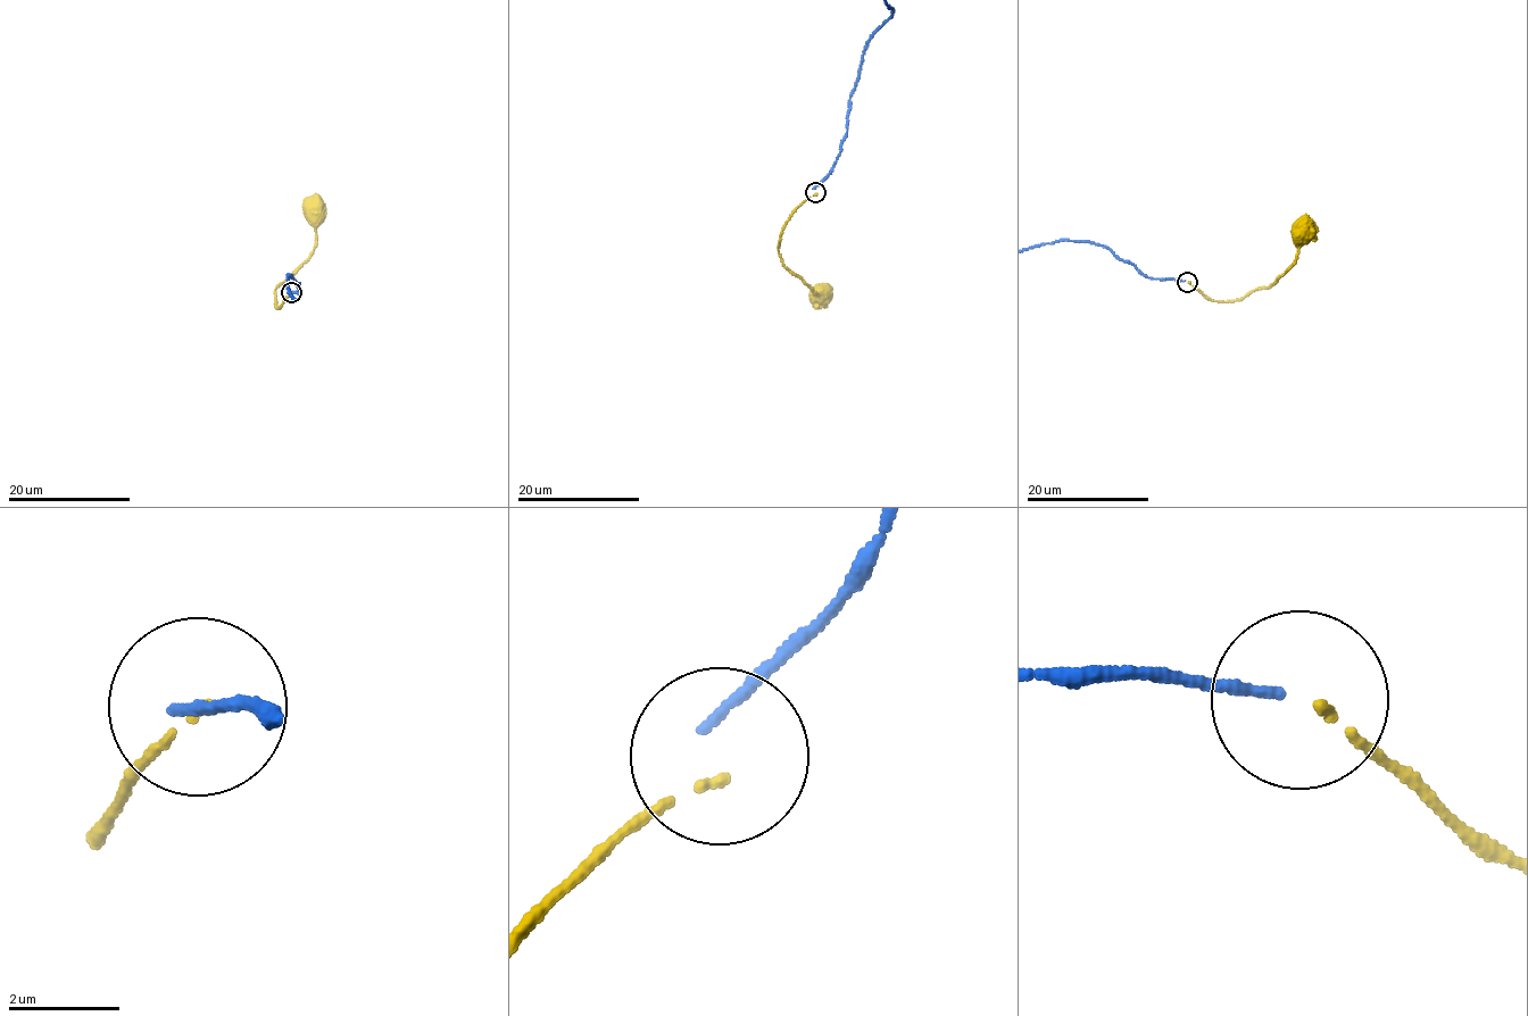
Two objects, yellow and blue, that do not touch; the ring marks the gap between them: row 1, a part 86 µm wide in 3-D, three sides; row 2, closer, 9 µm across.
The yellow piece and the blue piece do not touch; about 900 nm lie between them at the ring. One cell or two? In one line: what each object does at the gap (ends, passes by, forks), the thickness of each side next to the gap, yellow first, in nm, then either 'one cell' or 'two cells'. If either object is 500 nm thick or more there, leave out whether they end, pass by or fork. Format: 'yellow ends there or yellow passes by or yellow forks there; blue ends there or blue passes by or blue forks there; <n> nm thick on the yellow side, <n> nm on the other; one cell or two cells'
yellow ends there; blue ends there; 160 nm thick on the yellow side, 180 nm on the other; two cells

